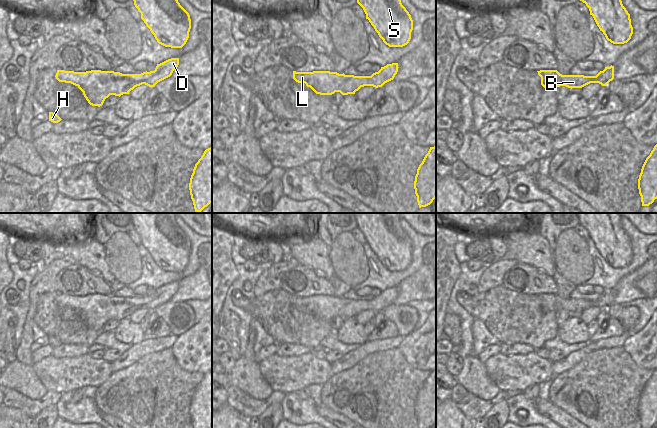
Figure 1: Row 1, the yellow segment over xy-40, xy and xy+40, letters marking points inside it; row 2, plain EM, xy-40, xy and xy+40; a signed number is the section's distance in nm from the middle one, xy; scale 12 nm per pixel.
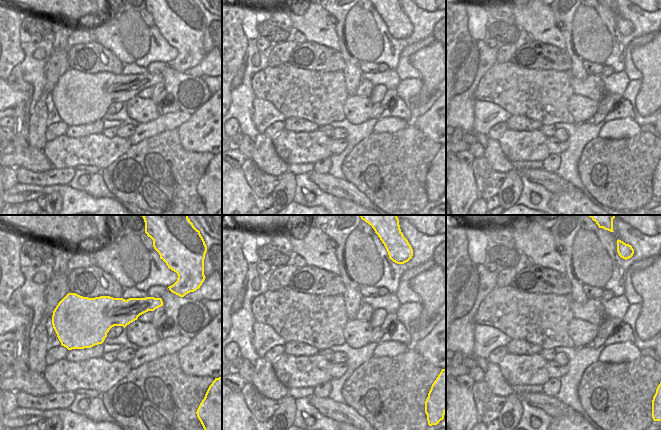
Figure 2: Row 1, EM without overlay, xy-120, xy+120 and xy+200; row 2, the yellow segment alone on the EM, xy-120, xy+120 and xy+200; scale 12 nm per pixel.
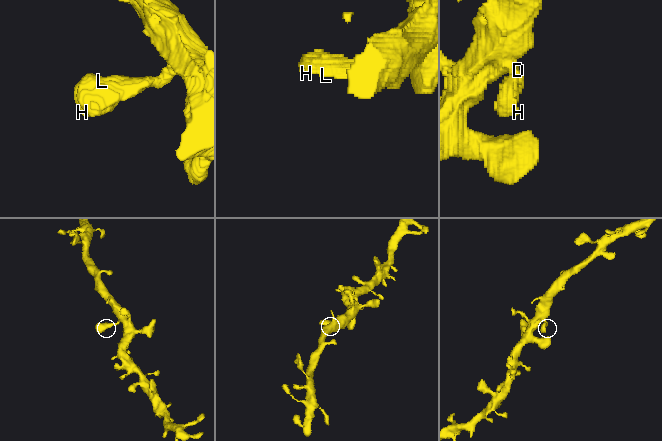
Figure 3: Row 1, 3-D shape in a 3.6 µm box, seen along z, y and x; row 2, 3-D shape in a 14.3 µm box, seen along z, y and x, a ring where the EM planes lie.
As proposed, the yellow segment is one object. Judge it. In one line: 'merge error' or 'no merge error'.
no merge error

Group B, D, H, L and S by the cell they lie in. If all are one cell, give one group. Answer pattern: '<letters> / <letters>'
B D H L S

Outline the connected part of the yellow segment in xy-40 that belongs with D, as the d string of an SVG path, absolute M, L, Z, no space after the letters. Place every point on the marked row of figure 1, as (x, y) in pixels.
M171 58L157 64L154 71L141 74L101 70L86 72L57 70L55 77L59 82L77 86L90 105L100 107L110 95L120 97L129 94L131 90L142 84L154 87L158 82L170 77L178 65L179 58Z

